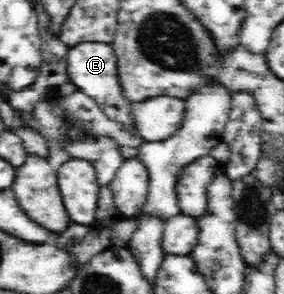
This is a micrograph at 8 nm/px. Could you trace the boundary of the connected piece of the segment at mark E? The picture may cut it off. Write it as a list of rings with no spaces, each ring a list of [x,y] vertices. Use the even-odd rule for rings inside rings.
[[[82,42],[68,47],[66,56],[66,73],[70,81],[89,95],[110,120],[122,122],[127,131],[137,135],[136,125],[133,125],[133,103],[125,96],[122,97],[120,82],[117,77],[117,56],[113,46],[107,43]]]

